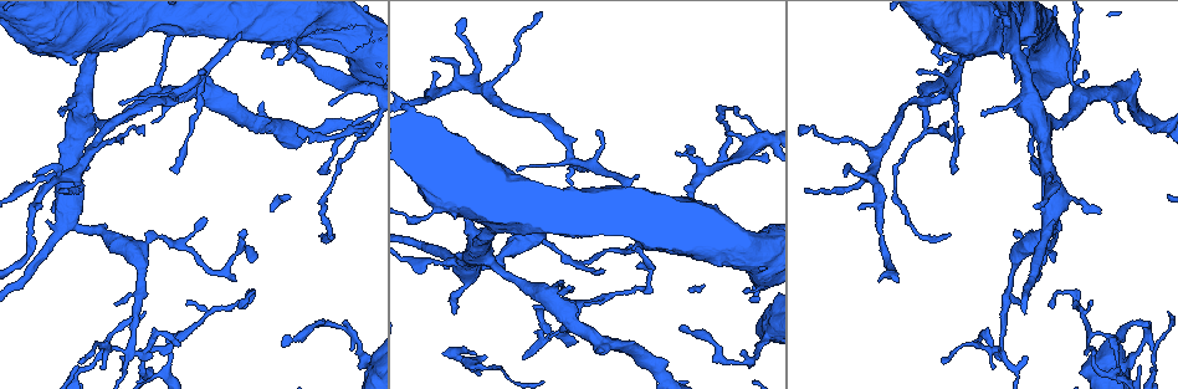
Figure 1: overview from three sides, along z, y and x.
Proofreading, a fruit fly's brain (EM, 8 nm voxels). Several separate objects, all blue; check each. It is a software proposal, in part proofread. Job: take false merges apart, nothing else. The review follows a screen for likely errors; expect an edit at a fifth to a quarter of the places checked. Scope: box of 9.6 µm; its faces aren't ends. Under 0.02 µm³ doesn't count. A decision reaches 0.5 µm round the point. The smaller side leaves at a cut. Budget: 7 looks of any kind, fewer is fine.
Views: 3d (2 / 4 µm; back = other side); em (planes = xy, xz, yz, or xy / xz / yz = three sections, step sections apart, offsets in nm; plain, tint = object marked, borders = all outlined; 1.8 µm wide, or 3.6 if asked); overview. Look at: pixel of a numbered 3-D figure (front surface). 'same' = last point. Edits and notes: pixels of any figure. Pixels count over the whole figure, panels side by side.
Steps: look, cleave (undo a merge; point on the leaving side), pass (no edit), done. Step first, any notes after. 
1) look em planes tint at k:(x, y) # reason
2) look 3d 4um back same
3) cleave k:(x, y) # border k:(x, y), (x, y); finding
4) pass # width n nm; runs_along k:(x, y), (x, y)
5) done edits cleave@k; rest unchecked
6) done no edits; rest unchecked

look em 3.6um planes tint at 1:(992, 41) # calibre changes

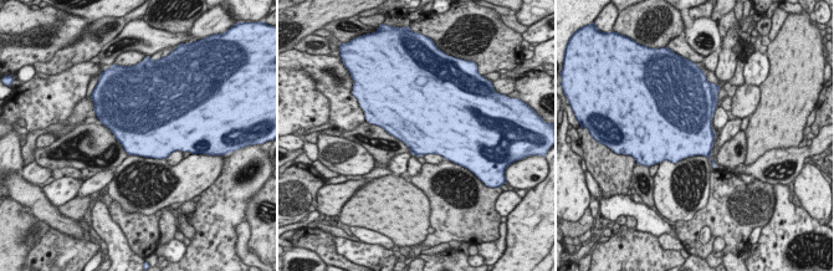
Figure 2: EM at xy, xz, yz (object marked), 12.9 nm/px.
pass # continuous, no second cell

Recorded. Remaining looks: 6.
look em 3.6um xy step 8 tint at 1:(288, 29) # sudden change in width

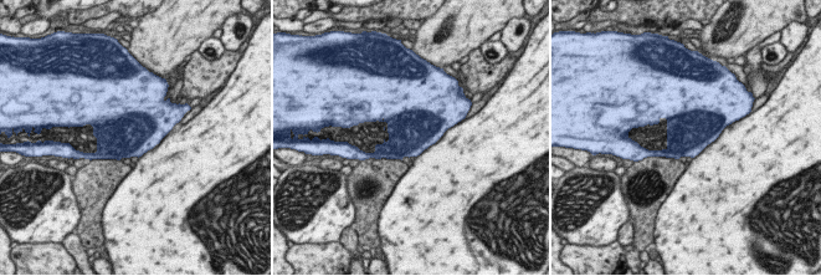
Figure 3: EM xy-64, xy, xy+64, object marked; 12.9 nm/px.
pass # width 650 nm; all the same cell

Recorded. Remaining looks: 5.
look 3d 2um at 1:(1148, 329) # sudden change in width

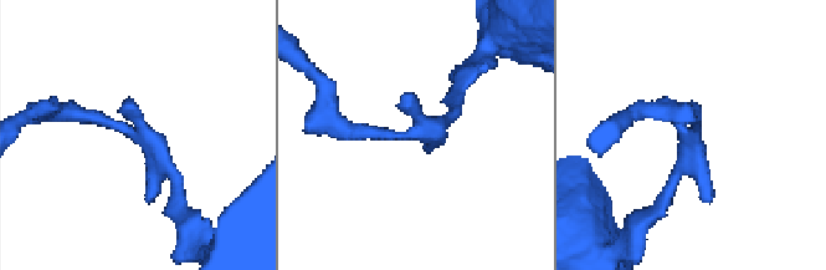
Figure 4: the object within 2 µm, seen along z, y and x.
look em planes tint at 4:(693, 129)

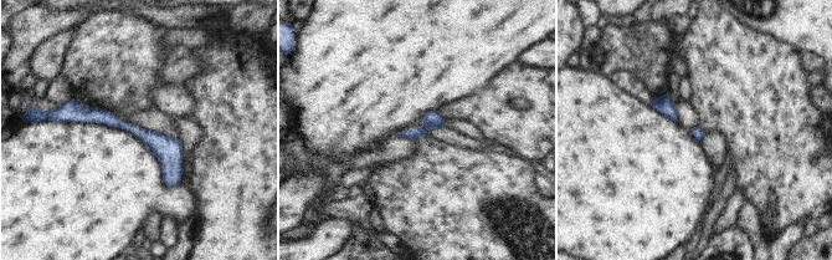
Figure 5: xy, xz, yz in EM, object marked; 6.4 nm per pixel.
pass # continuous, no second cell

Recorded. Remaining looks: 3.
done no edits; rest unchecked

